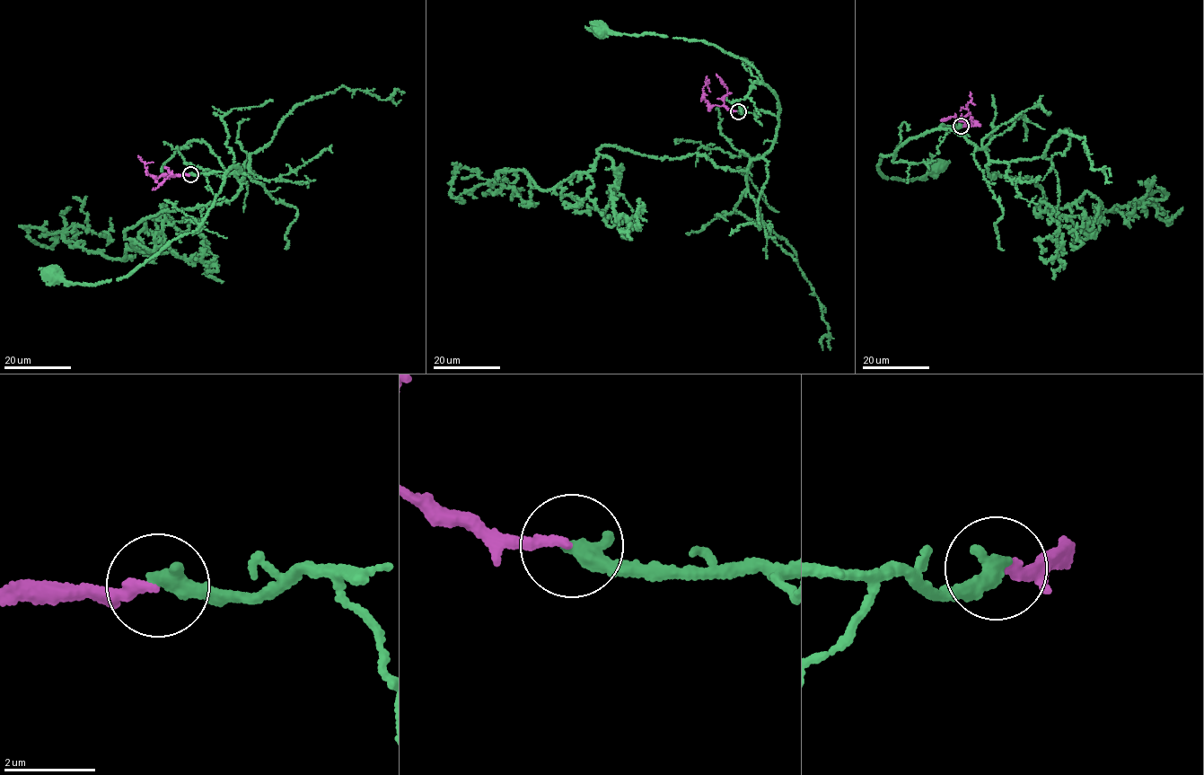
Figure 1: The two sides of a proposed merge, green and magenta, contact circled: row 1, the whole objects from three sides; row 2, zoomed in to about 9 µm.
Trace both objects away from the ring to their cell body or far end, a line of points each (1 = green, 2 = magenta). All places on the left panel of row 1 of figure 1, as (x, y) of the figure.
1: (190, 174), (224, 172), (206, 218), (194, 231), (116, 280), (72, 283), (54, 271)
2: (190, 174), (161, 176), (156, 179), (148, 174), (139, 156)

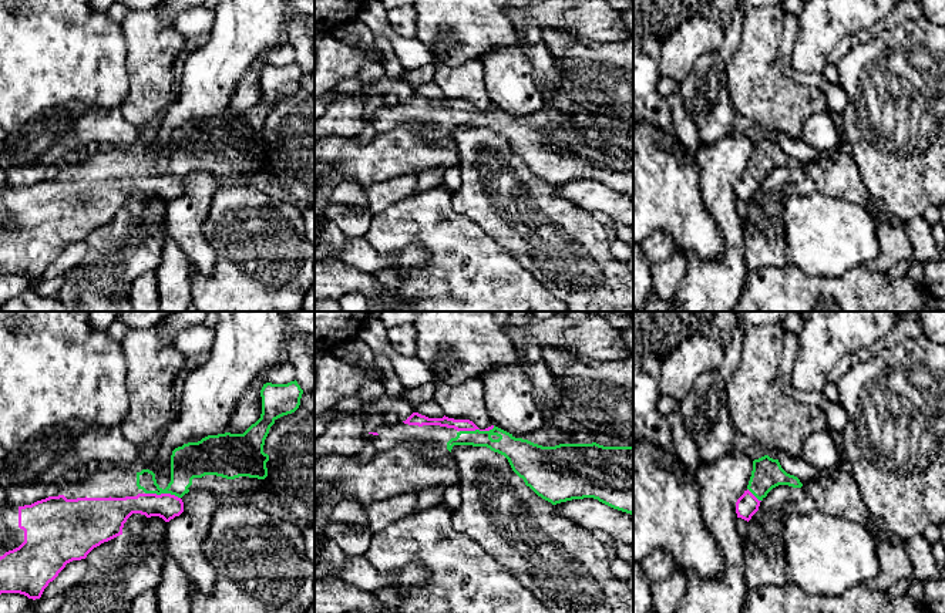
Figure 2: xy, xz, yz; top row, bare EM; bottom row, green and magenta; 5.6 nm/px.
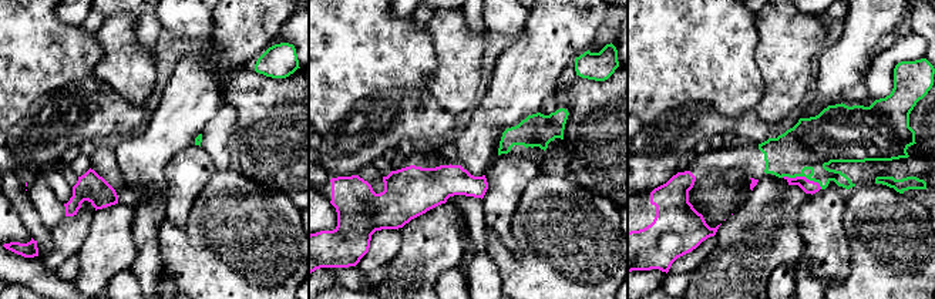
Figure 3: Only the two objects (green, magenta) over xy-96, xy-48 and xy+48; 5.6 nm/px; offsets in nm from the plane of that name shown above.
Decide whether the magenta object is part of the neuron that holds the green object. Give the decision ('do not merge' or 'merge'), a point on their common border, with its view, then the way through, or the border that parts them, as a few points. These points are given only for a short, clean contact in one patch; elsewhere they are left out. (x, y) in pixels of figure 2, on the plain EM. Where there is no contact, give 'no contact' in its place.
merge; contact xz (477, 111); way xz (515, 131), (491, 125), (477, 111), (468, 111), (450, 104)

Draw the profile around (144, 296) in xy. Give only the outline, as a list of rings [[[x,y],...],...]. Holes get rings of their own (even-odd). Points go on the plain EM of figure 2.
[[[155,270],[138,276],[130,286],[128,297],[134,311],[161,311]]]

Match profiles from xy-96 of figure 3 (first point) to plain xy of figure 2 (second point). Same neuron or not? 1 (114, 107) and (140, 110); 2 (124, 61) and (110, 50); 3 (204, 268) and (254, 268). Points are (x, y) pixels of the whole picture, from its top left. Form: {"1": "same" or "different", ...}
{"1": "different", "2": "different", "3": "same"}

